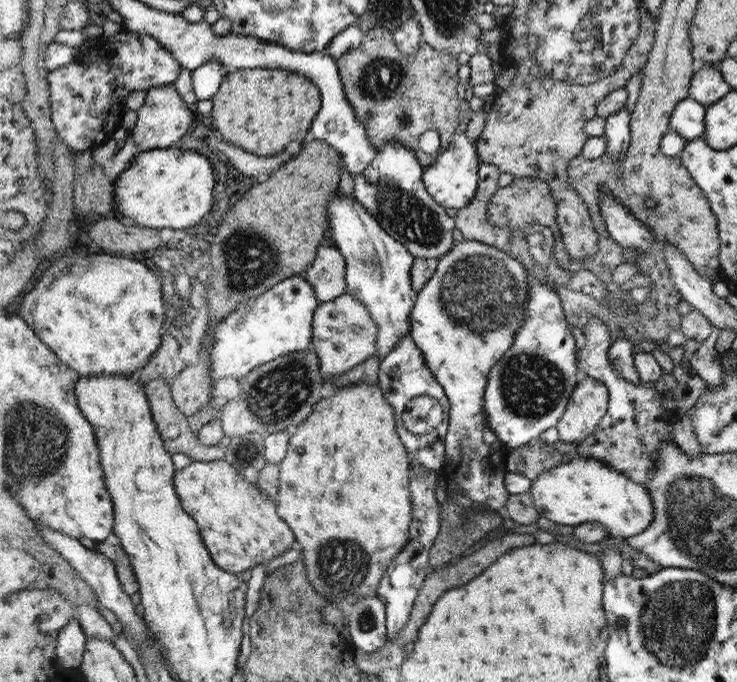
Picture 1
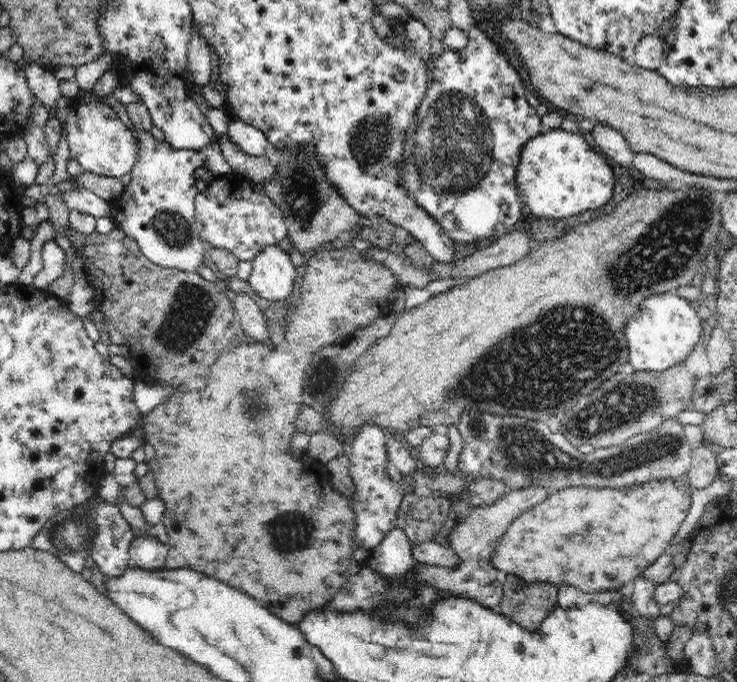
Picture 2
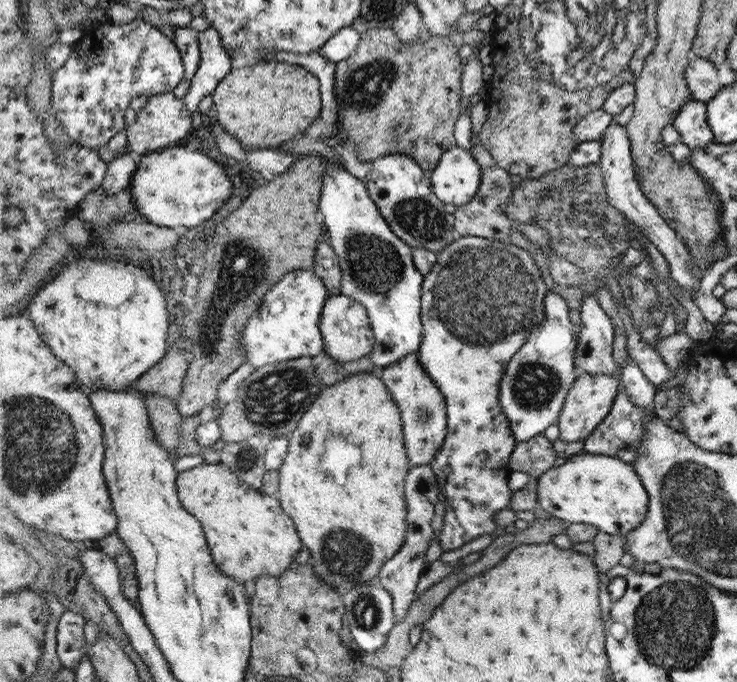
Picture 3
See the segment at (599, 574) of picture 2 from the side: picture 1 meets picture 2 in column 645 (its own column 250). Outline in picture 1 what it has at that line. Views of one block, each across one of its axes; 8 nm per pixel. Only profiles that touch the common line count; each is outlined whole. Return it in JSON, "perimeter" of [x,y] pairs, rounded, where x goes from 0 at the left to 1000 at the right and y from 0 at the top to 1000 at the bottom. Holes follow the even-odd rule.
{"perimeter":[[[307,672],[286,677],[261,676],[261,680],[242,689],[239,710],[247,739],[273,771],[274,784],[290,821],[312,839],[327,842],[350,827],[362,828],[366,821],[383,815],[403,795],[398,777],[380,757],[374,735],[366,732],[347,708],[335,705],[328,692]]]}

